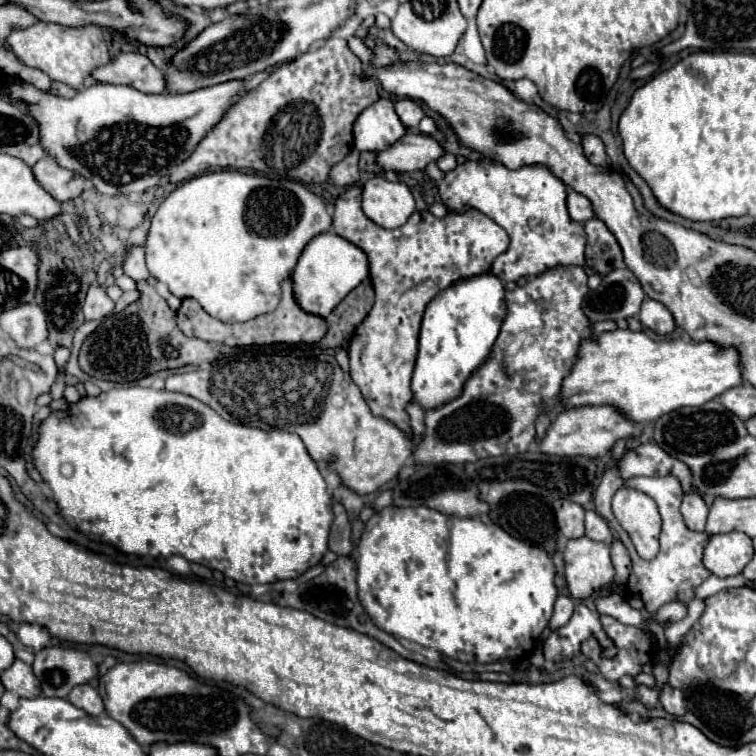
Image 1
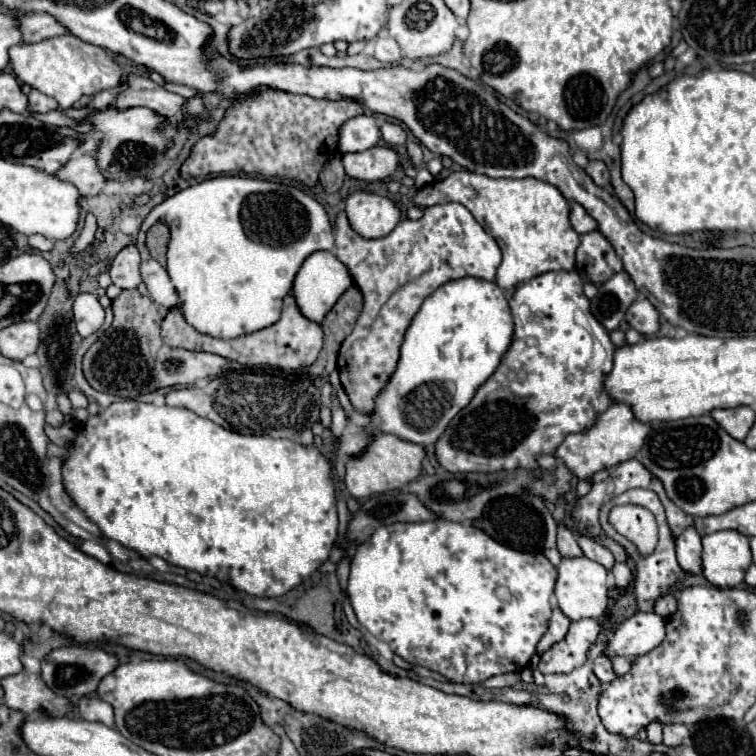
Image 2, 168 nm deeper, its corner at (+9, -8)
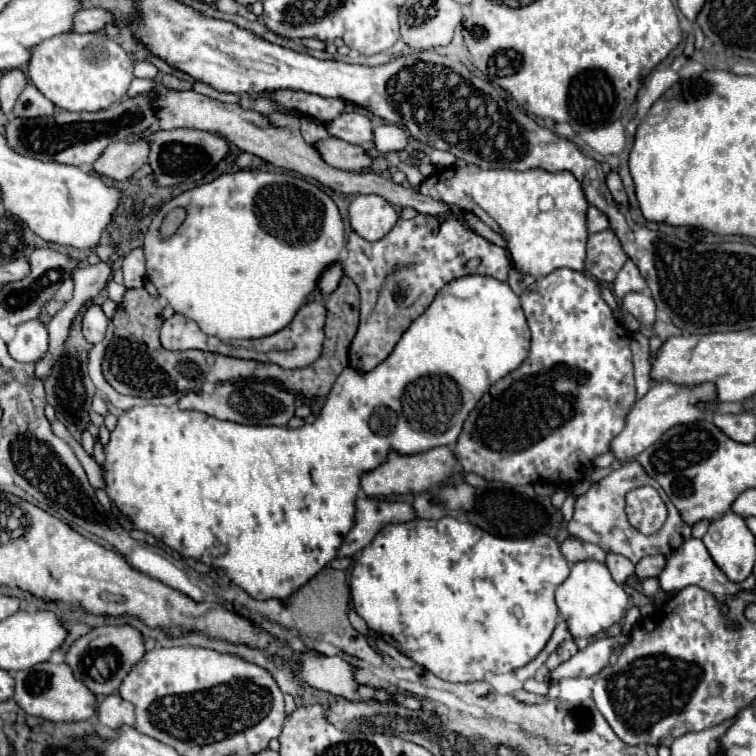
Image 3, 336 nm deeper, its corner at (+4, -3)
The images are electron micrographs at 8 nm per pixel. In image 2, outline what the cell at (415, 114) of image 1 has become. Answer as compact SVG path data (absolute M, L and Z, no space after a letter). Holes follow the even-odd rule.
M385 122L383 126L381 126L381 138L391 146L391 148L395 148L395 146L401 146L401 144L405 144L405 130L399 126L399 124L393 124L393 122Z

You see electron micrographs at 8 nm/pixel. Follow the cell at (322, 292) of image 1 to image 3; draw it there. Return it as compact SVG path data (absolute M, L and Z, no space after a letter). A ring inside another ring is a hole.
M334 263L334 267L326 267L326 271L322 271L322 279L318 279L318 291L324 295L334 293L338 287L338 279L342 277L344 277L344 271L340 263Z

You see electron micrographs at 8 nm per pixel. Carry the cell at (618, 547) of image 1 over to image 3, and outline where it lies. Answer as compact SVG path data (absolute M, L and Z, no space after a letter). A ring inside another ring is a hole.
M654 555L654 557L644 557L636 563L636 575L640 579L646 579L646 577L656 577L666 565L666 557L664 555Z

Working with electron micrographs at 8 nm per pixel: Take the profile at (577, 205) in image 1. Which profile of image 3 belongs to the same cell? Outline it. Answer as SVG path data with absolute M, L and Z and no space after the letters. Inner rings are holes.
M588 207L588 217L586 217L586 225L588 225L588 231L590 233L596 233L596 231L604 231L608 229L608 219L602 211L598 211L596 207Z

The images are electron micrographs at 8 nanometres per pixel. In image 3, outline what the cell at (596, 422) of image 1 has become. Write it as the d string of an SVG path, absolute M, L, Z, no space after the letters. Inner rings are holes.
M668 381L656 383L650 387L650 391L636 399L632 409L626 415L626 427L612 439L610 443L610 453L616 457L616 461L630 461L636 459L646 447L650 447L654 441L662 437L664 431L668 431L674 425L680 423L692 423L700 419L702 409L696 407L698 401L714 401L714 385L704 383L700 387L684 387L684 385L674 385Z

